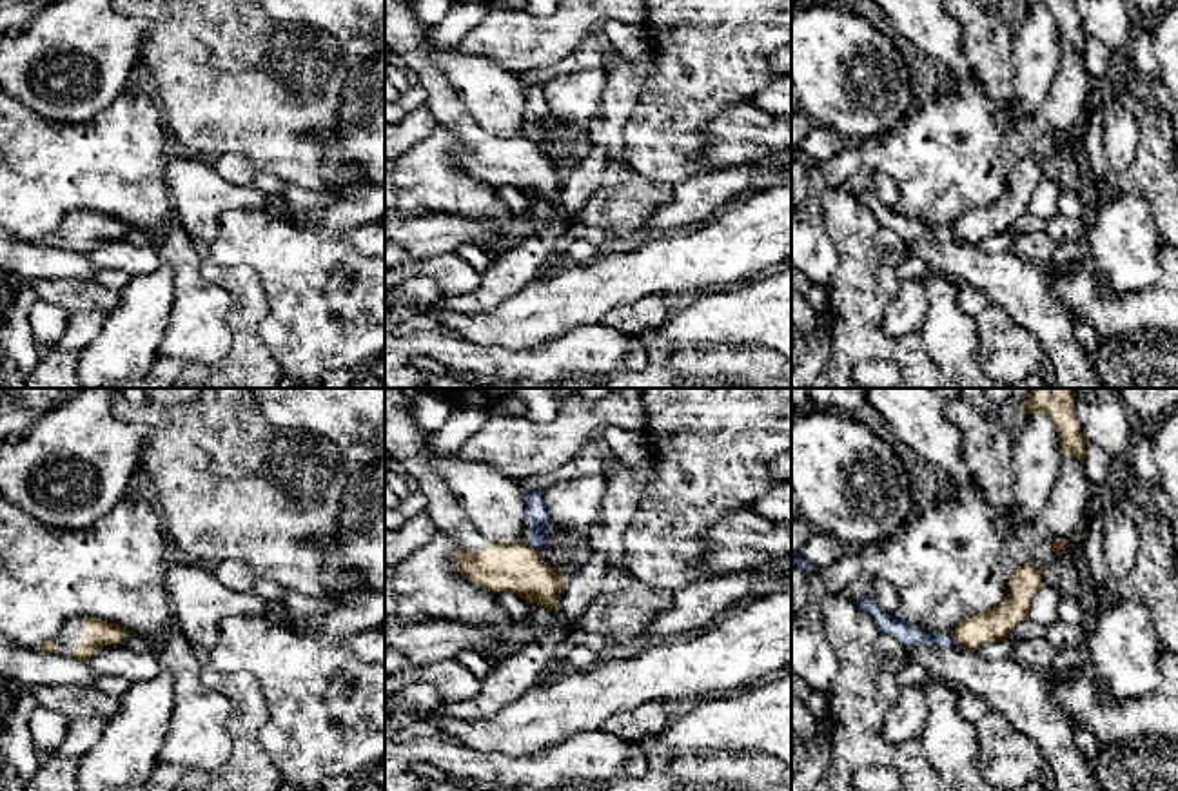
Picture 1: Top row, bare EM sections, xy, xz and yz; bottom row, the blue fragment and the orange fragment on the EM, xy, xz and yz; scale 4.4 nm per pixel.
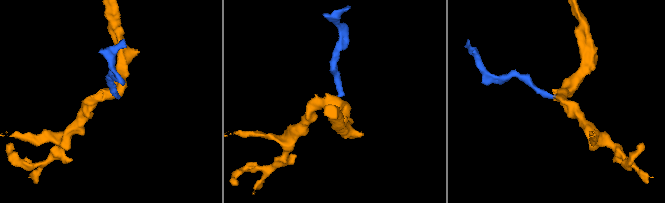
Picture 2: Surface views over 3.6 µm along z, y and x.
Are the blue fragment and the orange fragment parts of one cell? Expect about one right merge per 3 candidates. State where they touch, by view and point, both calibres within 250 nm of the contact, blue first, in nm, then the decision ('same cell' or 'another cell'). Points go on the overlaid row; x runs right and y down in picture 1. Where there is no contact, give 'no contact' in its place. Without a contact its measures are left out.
xz (532, 546) | 100/220 nm | another cell

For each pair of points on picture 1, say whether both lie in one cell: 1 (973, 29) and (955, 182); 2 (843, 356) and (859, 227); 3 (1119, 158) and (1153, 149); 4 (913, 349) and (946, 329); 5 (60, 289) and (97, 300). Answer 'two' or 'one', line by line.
1: two
2: one
3: two
4: two
5: one

